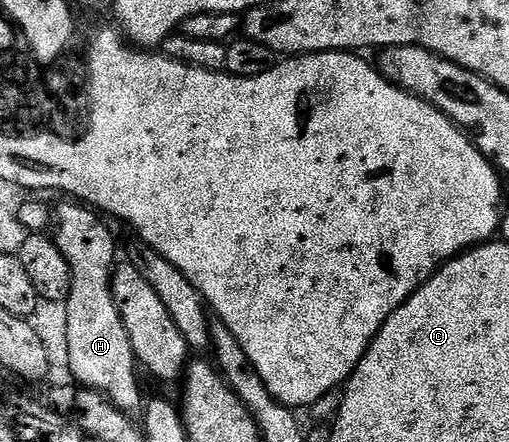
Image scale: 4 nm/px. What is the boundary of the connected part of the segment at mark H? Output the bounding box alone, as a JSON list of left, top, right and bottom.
[51,200,143,420]

